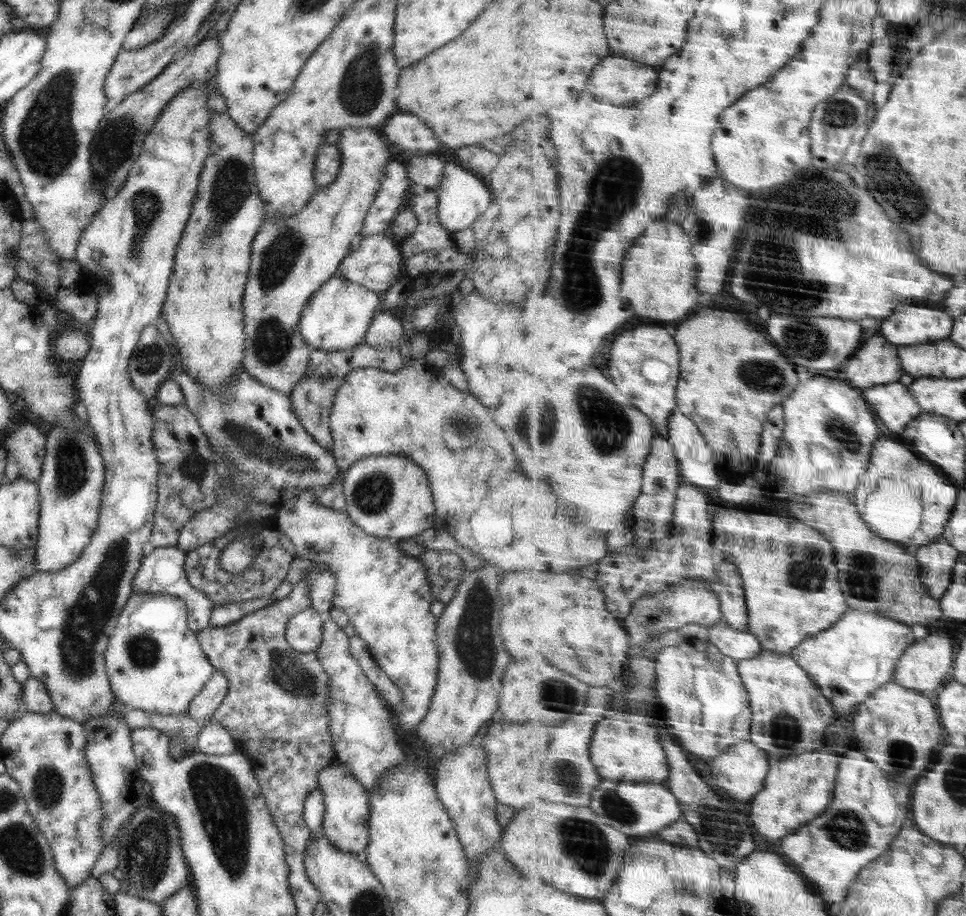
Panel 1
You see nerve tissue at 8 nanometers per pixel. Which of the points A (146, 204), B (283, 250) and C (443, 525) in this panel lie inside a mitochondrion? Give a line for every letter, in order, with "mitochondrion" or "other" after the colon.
A: mitochondrion
B: mitochondrion
C: other

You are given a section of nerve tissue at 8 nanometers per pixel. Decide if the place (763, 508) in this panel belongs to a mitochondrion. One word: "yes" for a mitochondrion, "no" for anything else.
no

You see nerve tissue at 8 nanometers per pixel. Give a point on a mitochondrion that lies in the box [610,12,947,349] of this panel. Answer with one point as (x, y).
(886, 176)

